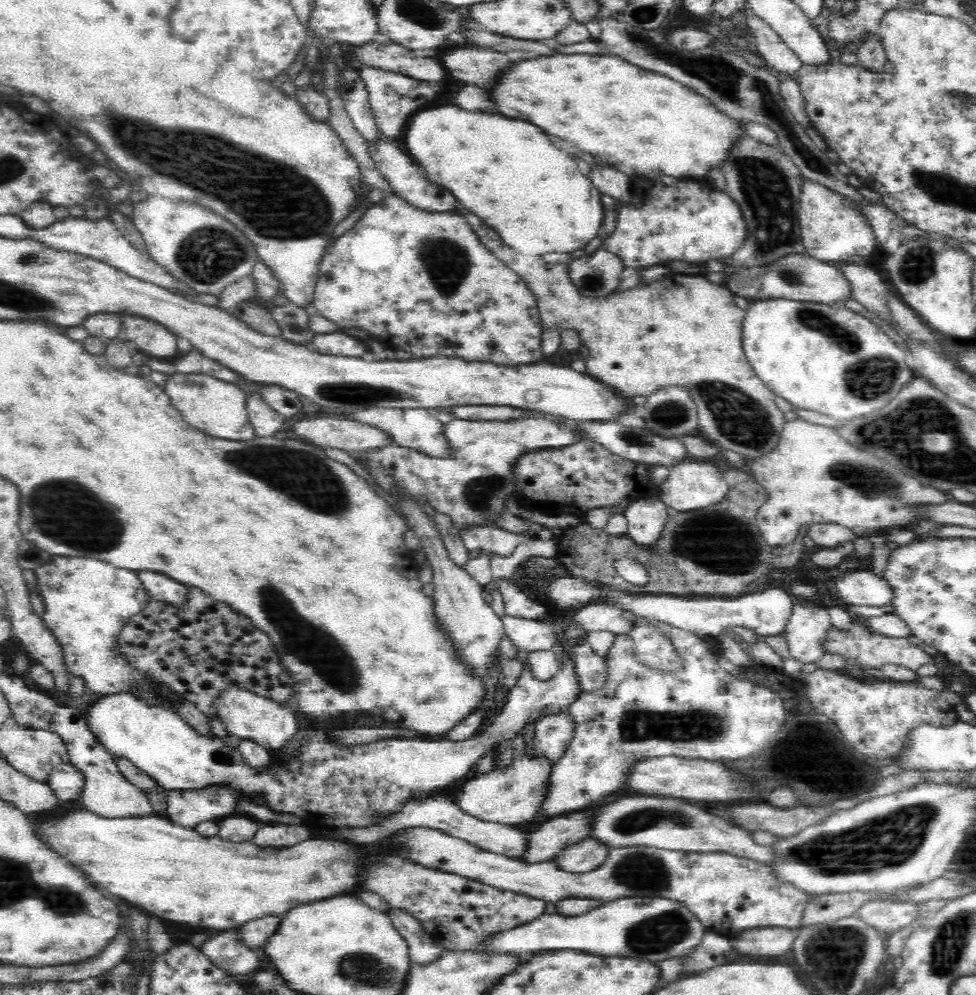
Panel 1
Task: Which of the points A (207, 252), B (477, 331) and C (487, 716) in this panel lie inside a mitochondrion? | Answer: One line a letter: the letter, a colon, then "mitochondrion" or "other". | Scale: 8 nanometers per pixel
A: mitochondrion
B: other
C: other

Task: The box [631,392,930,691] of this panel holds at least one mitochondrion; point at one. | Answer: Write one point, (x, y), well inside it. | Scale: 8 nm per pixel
(719, 547)

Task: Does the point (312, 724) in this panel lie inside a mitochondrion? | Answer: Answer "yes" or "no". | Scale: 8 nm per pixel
no

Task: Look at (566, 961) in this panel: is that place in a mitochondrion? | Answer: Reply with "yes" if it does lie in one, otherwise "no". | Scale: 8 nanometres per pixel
no

